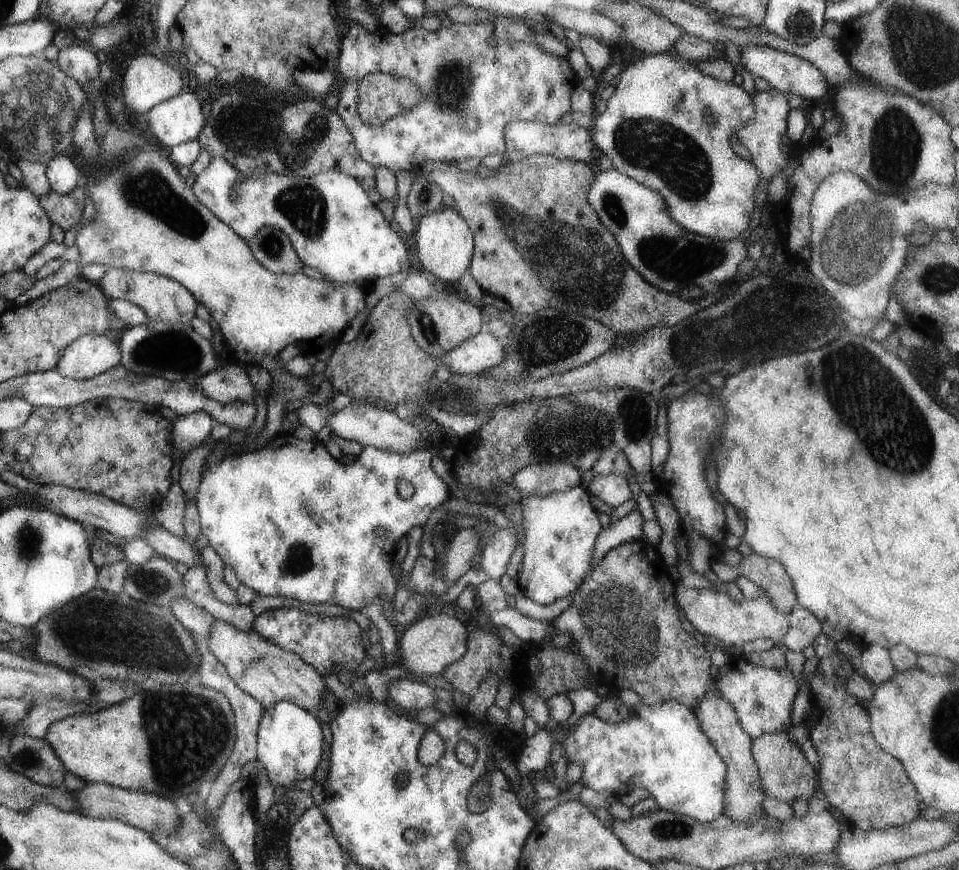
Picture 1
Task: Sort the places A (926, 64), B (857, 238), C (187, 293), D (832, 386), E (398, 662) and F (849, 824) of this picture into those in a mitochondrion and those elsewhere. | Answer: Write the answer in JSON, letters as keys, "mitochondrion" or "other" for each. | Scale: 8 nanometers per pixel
{"A":"mitochondrion","B":"mitochondrion","C":"other","D":"mitochondrion","E":"other","F":"other"}

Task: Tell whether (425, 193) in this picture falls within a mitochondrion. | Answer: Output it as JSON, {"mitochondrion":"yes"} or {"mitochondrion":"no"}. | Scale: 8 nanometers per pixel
{"mitochondrion":"yes"}

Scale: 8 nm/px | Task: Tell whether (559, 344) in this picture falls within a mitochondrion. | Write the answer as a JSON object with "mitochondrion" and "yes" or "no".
{"mitochondrion":"yes"}

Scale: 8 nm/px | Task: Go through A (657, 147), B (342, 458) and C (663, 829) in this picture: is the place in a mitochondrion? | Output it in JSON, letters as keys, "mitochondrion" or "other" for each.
{"A":"mitochondrion","B":"other","C":"mitochondrion"}

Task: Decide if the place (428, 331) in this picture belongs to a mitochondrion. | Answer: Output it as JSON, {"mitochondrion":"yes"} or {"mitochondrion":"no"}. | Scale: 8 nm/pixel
{"mitochondrion":"yes"}

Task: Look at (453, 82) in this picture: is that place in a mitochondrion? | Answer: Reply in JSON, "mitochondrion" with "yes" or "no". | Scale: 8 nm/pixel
{"mitochondrion":"yes"}

